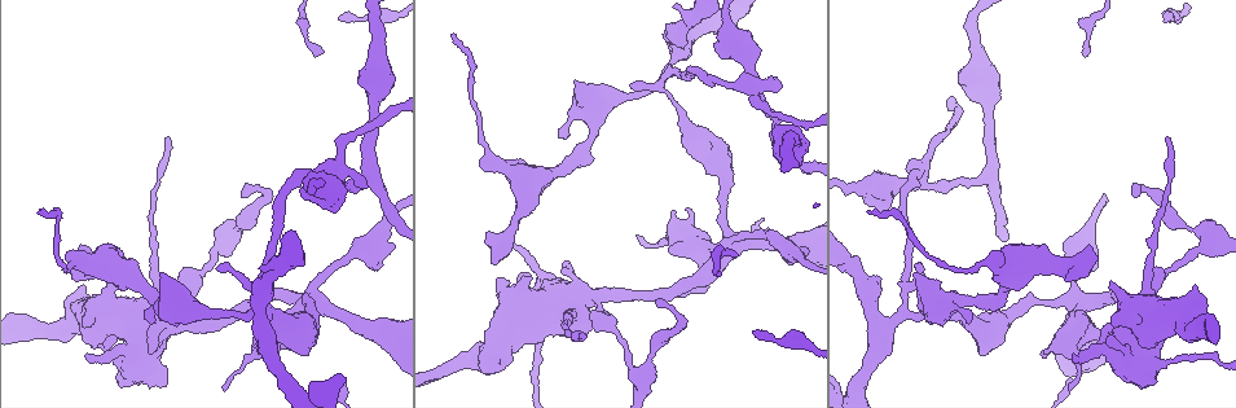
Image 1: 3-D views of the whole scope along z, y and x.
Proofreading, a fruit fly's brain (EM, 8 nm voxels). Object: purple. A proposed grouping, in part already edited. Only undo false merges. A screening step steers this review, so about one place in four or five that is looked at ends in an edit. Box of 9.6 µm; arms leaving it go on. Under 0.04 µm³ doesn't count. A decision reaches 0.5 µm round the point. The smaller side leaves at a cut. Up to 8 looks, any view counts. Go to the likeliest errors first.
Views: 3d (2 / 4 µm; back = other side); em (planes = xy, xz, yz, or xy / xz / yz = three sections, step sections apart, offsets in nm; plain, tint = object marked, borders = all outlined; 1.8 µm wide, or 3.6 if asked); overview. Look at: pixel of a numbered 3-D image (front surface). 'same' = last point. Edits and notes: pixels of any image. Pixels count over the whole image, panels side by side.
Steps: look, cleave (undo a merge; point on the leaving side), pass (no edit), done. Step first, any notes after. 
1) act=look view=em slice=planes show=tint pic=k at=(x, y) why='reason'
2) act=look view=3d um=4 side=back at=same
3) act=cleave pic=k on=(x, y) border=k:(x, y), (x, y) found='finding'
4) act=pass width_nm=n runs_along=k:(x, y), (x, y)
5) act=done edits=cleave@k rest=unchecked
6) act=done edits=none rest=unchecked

act=look view=3d um=2 pic=1 at=(669, 74) why='thin neck'

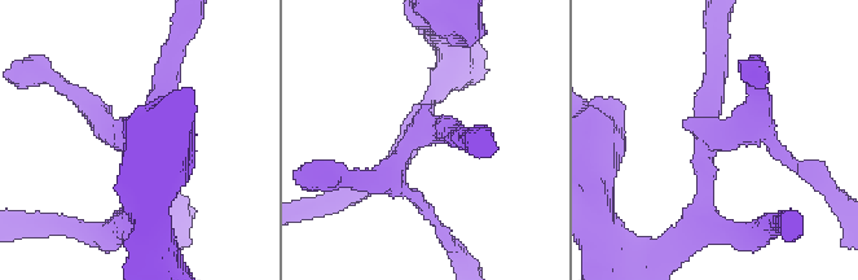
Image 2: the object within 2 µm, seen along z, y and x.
act=look view=em slice=xy step=16 show=tint pic=2 at=(707, 133)

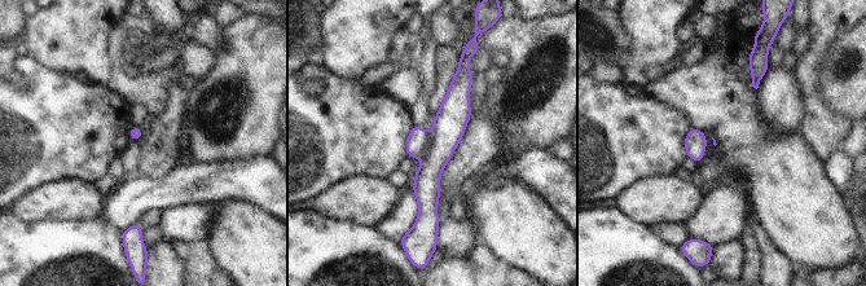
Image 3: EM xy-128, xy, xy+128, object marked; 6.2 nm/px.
act=look view=em slice=planes show=tint at=same

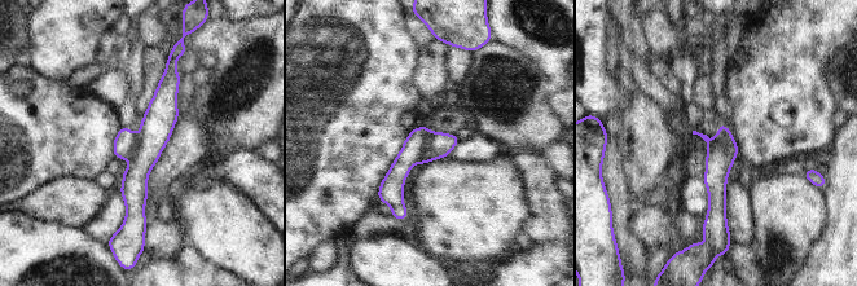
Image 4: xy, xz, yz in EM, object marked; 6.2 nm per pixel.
act=cleave pic=4 on=(439, 144) part_leaving=4:(167, 71), (133, 221) found='two cells meet here'

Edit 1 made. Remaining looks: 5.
act=look view=em slice=planes show=plain pic=1 at=(990, 175) why='abrupt turn'

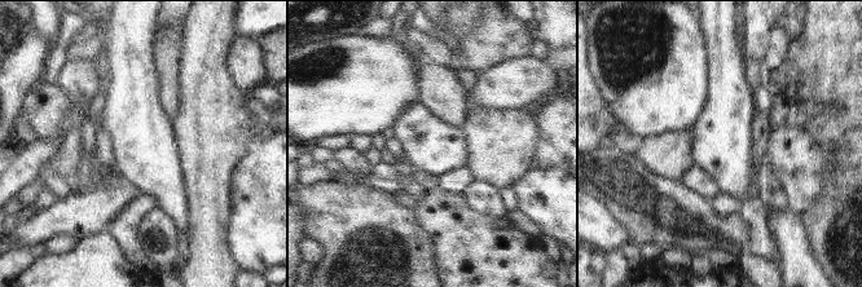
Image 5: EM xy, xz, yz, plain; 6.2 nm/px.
act=look view=em slice=planes show=tint at=same why='with the object marked'

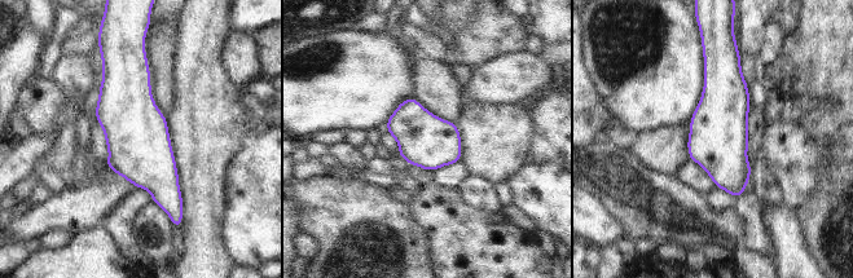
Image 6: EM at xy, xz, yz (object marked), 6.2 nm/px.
act=pass found='continuous, no second cell'

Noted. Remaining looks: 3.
act=done edits=cleave@4 rest=unchecked

